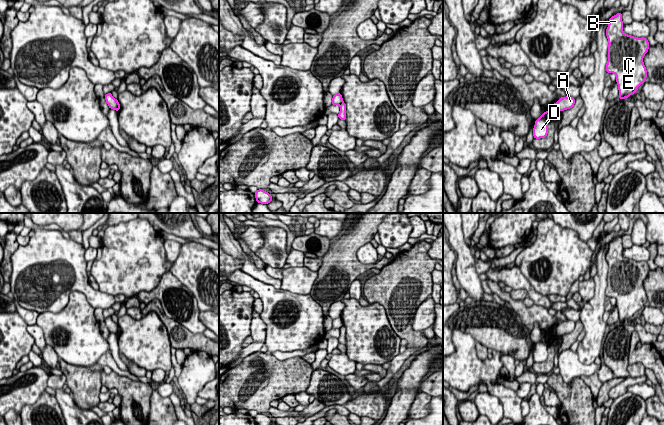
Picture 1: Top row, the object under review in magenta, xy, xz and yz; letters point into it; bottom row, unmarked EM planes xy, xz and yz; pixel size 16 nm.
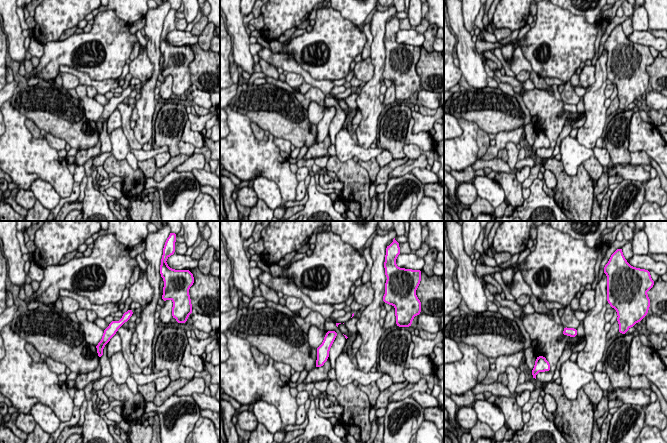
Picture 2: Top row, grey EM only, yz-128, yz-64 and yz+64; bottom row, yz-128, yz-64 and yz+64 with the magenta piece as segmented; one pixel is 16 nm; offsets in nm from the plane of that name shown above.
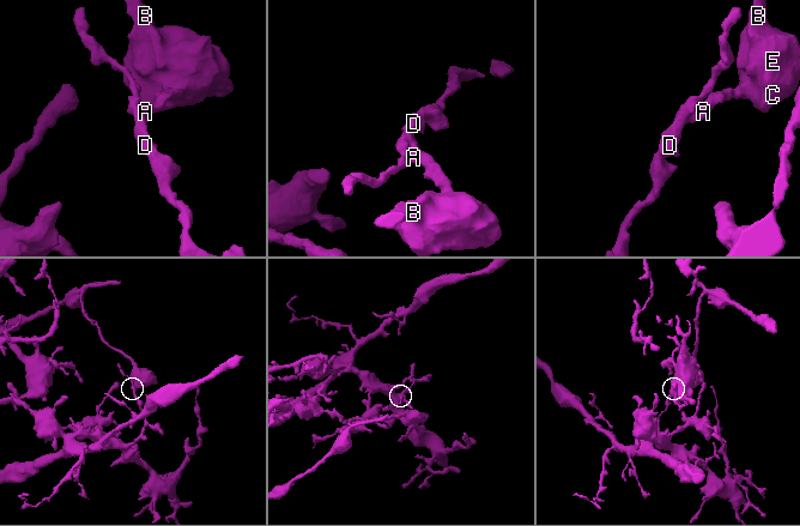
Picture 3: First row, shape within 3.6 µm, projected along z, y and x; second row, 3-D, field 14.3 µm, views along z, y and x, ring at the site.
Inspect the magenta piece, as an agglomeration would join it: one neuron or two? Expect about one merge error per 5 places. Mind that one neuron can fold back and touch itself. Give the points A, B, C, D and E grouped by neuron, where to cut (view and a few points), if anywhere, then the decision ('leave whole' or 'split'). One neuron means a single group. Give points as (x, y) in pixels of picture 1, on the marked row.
A B C E / D | yz (557, 103), (555, 110) | split

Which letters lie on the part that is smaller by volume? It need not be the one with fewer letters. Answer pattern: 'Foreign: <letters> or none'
Foreign: A, B, C, E

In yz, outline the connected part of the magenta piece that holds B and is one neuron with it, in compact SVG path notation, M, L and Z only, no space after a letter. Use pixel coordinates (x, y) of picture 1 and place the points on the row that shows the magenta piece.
M622 13L609 18L606 36L608 38L608 61L606 72L616 75L619 99L628 98L645 83L647 70L643 57L648 52L647 38L638 38L623 32Z

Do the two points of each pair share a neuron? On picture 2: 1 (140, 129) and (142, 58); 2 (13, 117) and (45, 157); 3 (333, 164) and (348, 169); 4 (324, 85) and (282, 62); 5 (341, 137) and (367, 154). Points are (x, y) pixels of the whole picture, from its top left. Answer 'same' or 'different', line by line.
1: different
2: same
3: same
4: same
5: same

